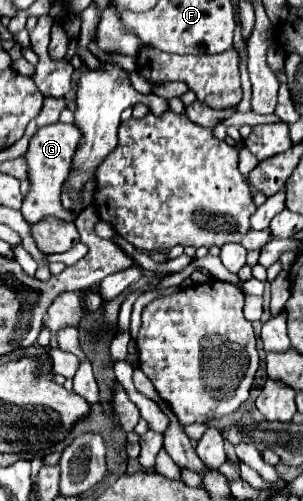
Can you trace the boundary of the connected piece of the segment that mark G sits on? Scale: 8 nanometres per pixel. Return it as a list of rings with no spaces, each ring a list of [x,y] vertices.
[[[62,122],[42,126],[30,138],[30,146],[26,152],[30,190],[22,200],[22,214],[30,224],[36,224],[46,216],[56,216],[66,220],[66,210],[60,202],[60,192],[62,192],[62,182],[66,180],[66,174],[70,170],[70,162],[78,140],[80,140],[80,130],[72,124],[62,124]]]

